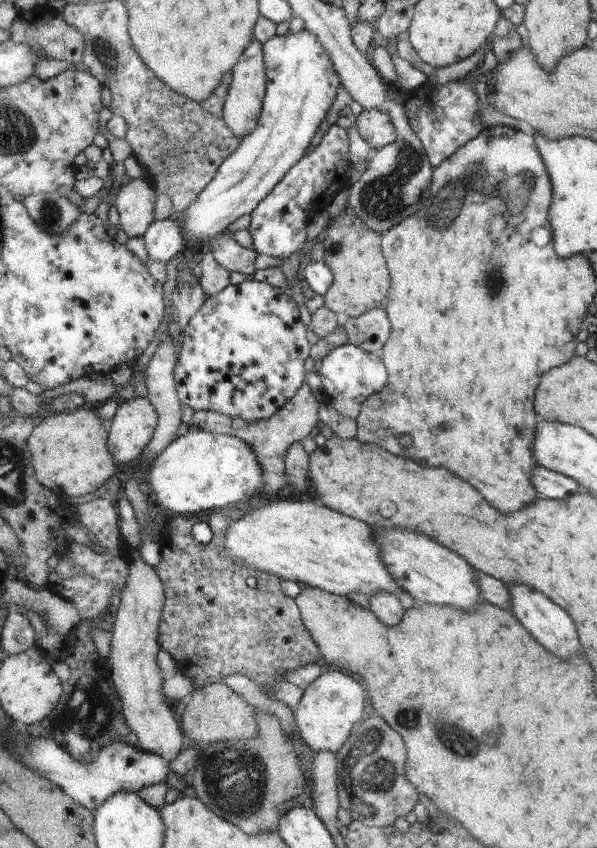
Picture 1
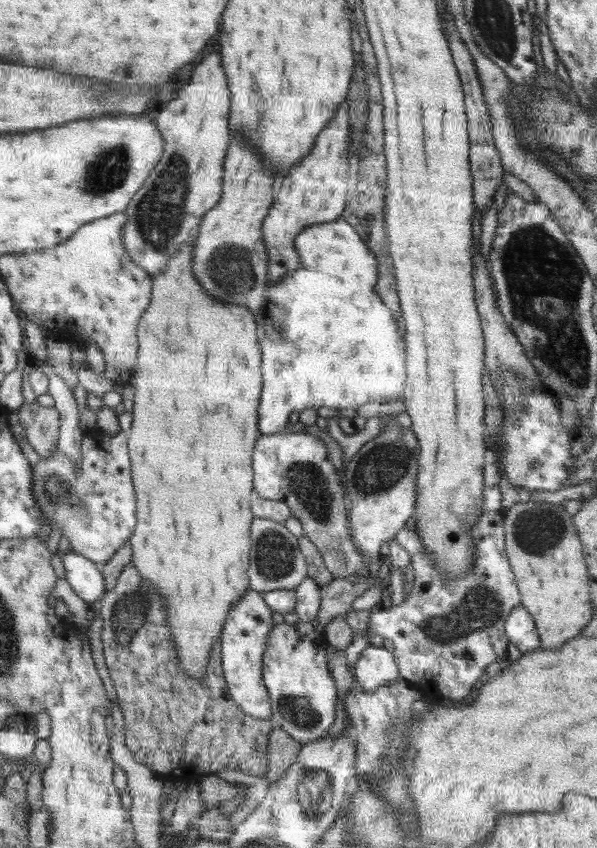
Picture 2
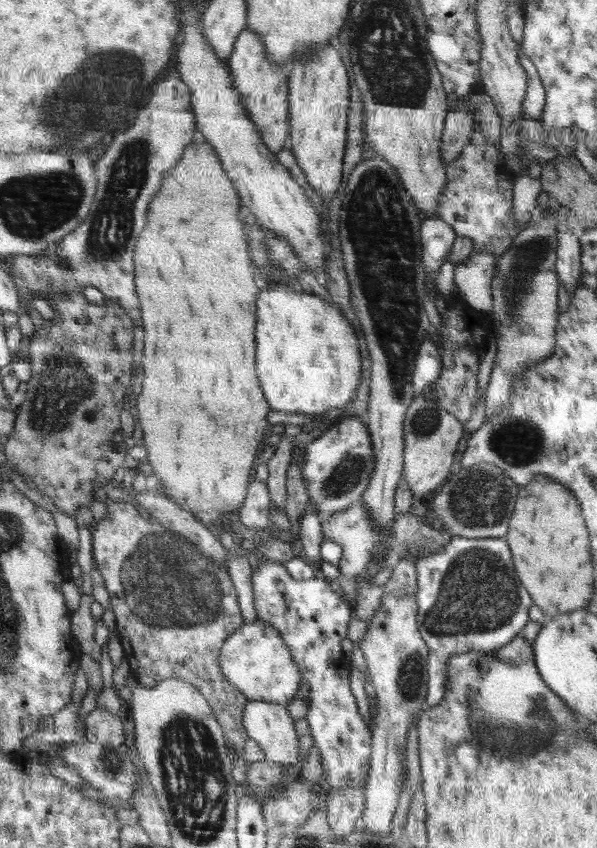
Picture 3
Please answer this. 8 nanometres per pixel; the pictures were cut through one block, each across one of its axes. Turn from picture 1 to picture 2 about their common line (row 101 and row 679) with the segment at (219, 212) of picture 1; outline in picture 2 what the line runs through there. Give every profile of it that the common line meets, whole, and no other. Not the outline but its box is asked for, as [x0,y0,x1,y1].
[264,619,338,745]

